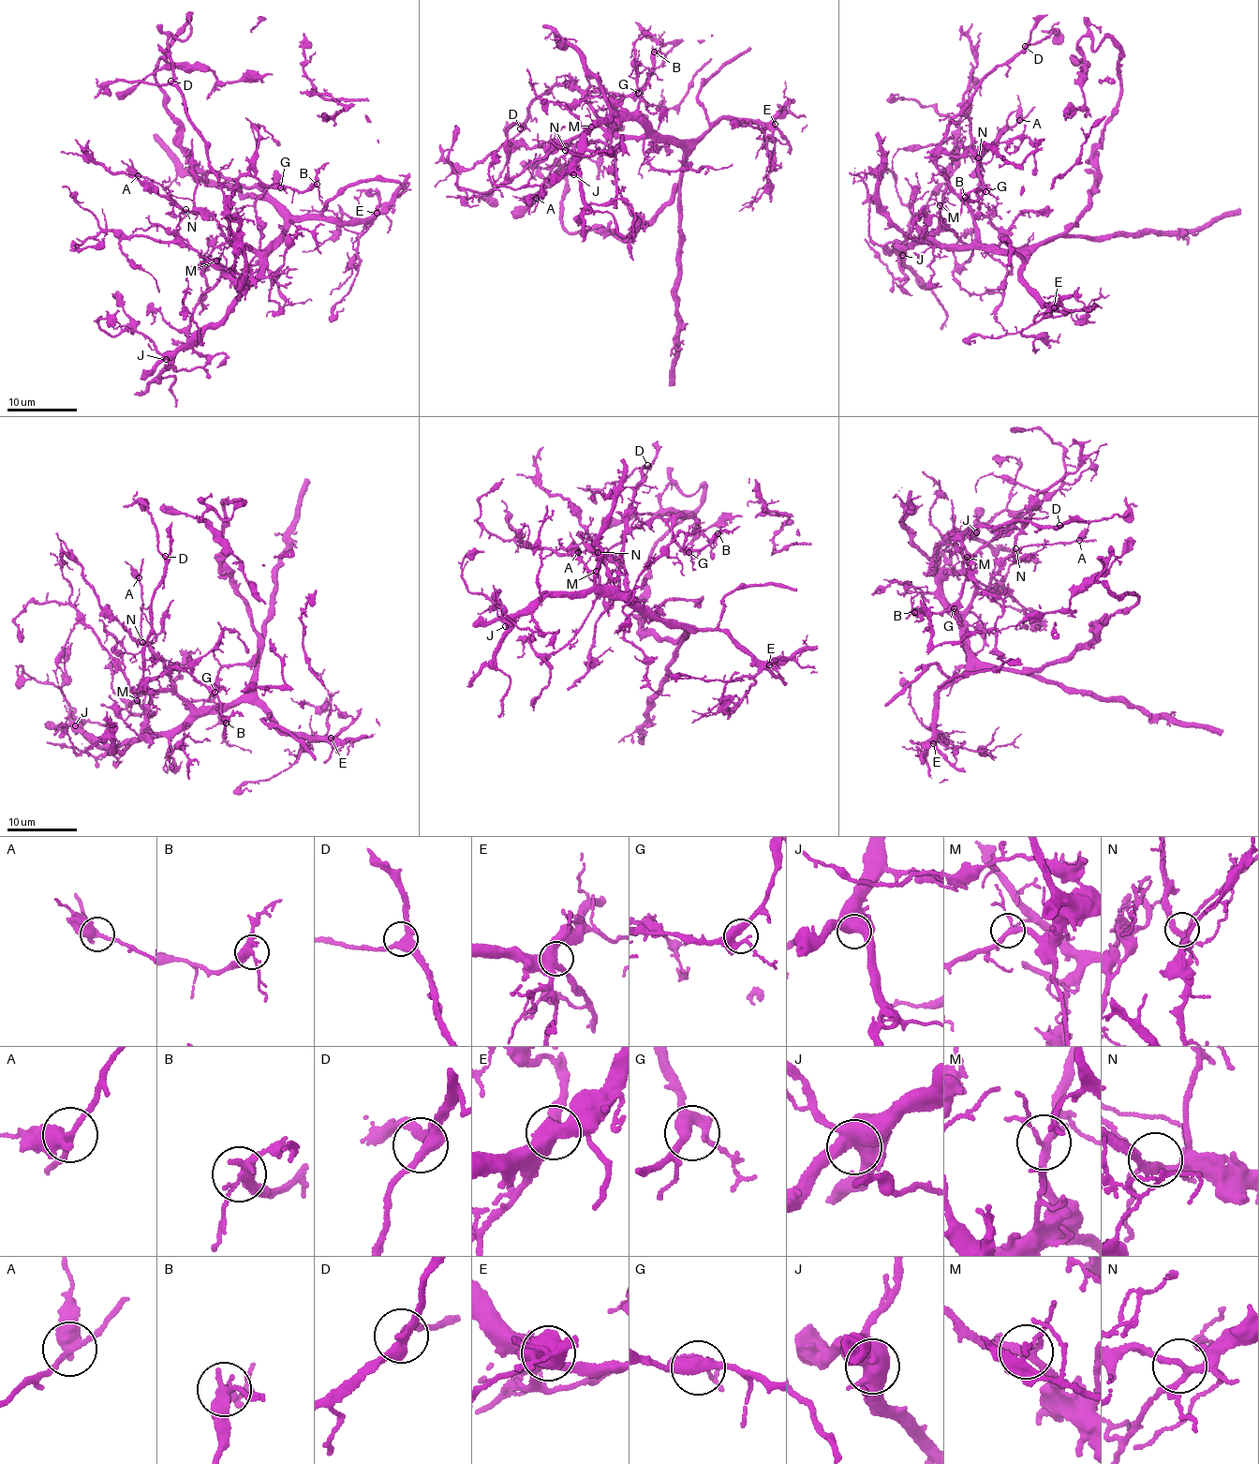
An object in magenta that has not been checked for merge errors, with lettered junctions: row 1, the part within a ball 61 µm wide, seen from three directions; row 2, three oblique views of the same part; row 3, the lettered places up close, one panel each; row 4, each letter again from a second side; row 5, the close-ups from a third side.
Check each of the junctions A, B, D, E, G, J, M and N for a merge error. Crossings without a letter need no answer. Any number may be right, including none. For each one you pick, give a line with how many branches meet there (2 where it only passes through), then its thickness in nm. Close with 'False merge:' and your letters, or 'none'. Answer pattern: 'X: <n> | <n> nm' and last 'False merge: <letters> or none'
False merge: none

